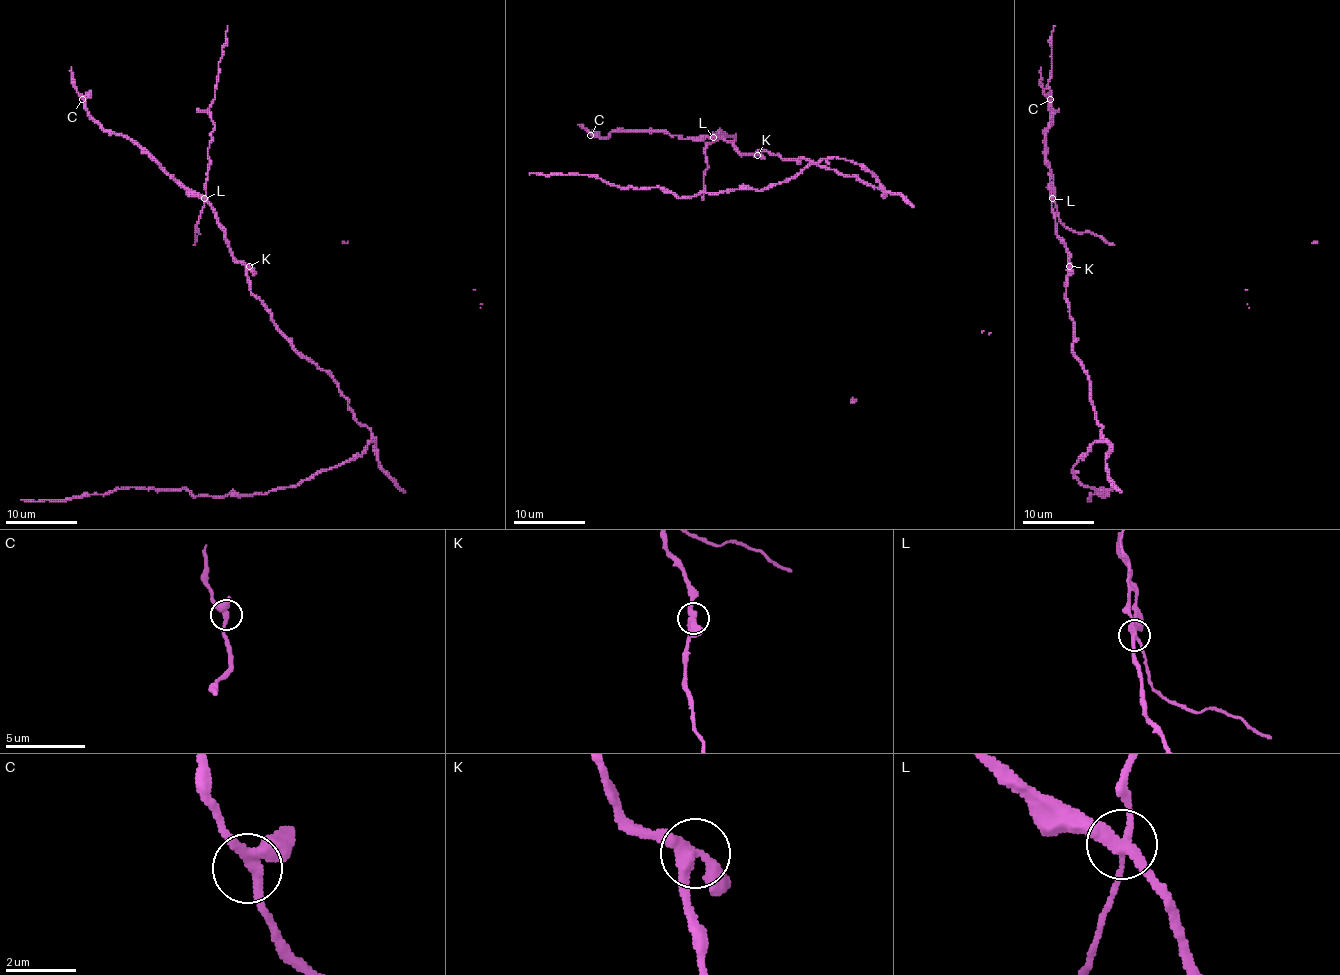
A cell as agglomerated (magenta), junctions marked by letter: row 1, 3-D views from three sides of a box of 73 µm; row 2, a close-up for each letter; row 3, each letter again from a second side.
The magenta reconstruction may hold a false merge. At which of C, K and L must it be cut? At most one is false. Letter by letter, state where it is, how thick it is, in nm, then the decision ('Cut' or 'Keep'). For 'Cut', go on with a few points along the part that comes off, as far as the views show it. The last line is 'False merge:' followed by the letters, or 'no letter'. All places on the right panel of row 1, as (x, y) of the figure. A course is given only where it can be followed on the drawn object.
C: Place: (1050, 99). Thickness 340 nm. Keep
K: Place: (1069, 266). Thickness 320 nm. Keep
L: Place: (1052, 198). Thickness 300 nm. Cut. Course of the part to remove: (1051, 198), (1044, 133), (1053, 108), (1048, 85), (1051, 31), (1055, 26)
False merge: L

